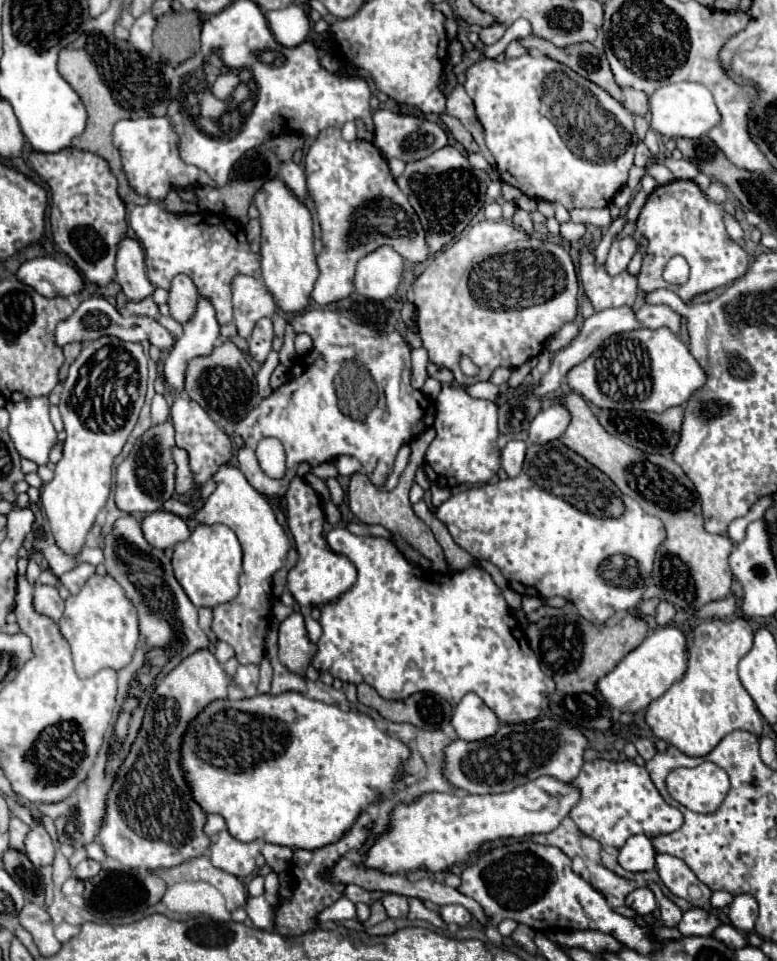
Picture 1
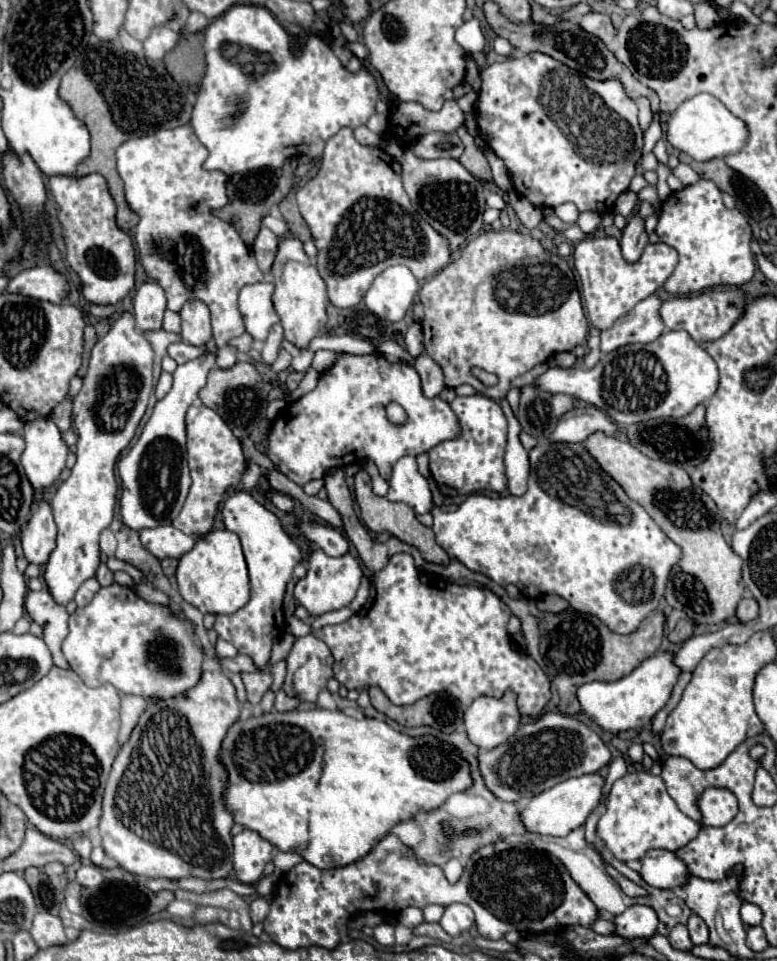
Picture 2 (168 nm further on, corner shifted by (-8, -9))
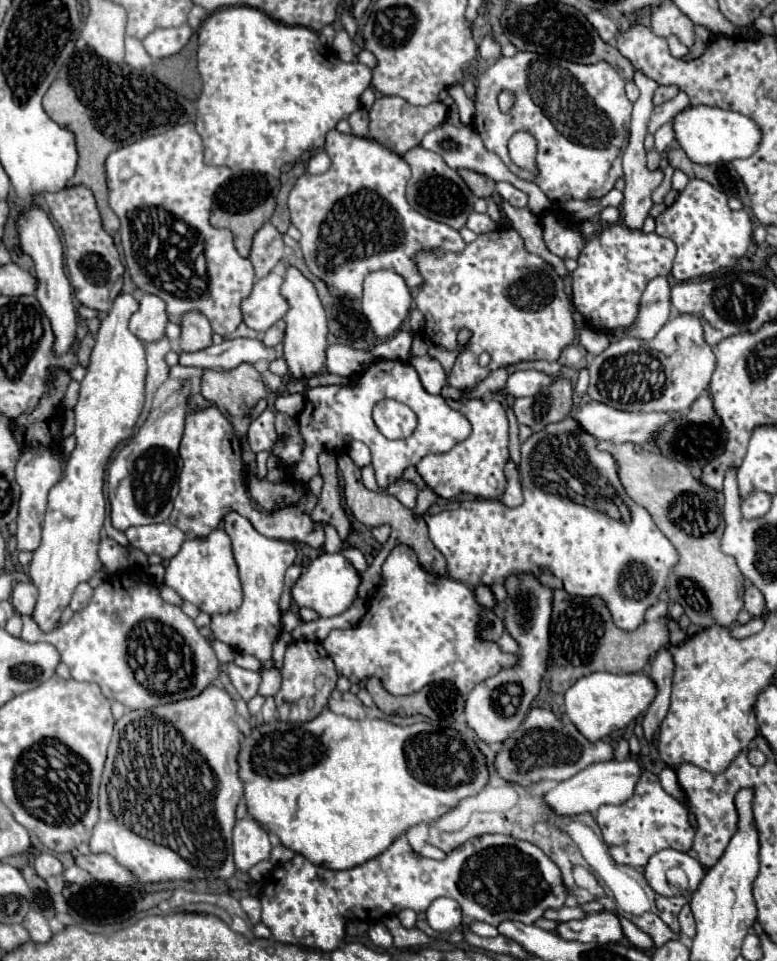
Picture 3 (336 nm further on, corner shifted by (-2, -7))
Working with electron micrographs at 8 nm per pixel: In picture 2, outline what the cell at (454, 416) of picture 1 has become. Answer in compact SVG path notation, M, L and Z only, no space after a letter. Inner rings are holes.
M471 395L471 397L455 397L451 403L455 411L461 435L457 439L449 439L439 443L429 451L429 467L435 483L439 485L443 495L471 495L477 491L505 491L507 477L505 477L505 447L507 447L507 419L497 401L485 395Z

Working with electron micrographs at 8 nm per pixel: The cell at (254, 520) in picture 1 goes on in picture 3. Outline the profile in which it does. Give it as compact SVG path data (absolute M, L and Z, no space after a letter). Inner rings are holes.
M229 513L225 519L225 531L233 543L233 555L239 567L239 577L243 585L243 605L227 615L213 615L211 629L215 639L231 645L235 651L247 653L257 657L259 661L271 659L271 647L281 633L281 611L279 611L279 597L283 591L283 575L295 561L293 545L263 537L253 529L249 519L241 517L239 513Z

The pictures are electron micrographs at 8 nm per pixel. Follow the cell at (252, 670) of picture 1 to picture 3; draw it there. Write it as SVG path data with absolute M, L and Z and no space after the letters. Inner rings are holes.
M227 663L227 675L229 675L233 687L239 691L239 695L245 701L249 701L251 697L257 695L257 689L259 689L259 683L261 683L261 673L241 669L235 663Z

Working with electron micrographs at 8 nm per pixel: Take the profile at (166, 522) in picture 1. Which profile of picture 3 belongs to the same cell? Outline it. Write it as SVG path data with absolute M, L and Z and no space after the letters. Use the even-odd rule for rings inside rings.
M155 523L155 525L141 525L141 527L131 527L125 531L131 547L143 551L145 555L159 555L161 559L171 559L175 553L179 553L185 533L177 529L171 523Z

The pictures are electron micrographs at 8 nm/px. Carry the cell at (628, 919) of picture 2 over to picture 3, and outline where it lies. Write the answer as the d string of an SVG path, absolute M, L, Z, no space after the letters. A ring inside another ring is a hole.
M591 913L585 919L575 919L567 923L559 923L555 933L567 941L581 941L581 943L615 943L623 937L623 929L619 919L613 913Z

